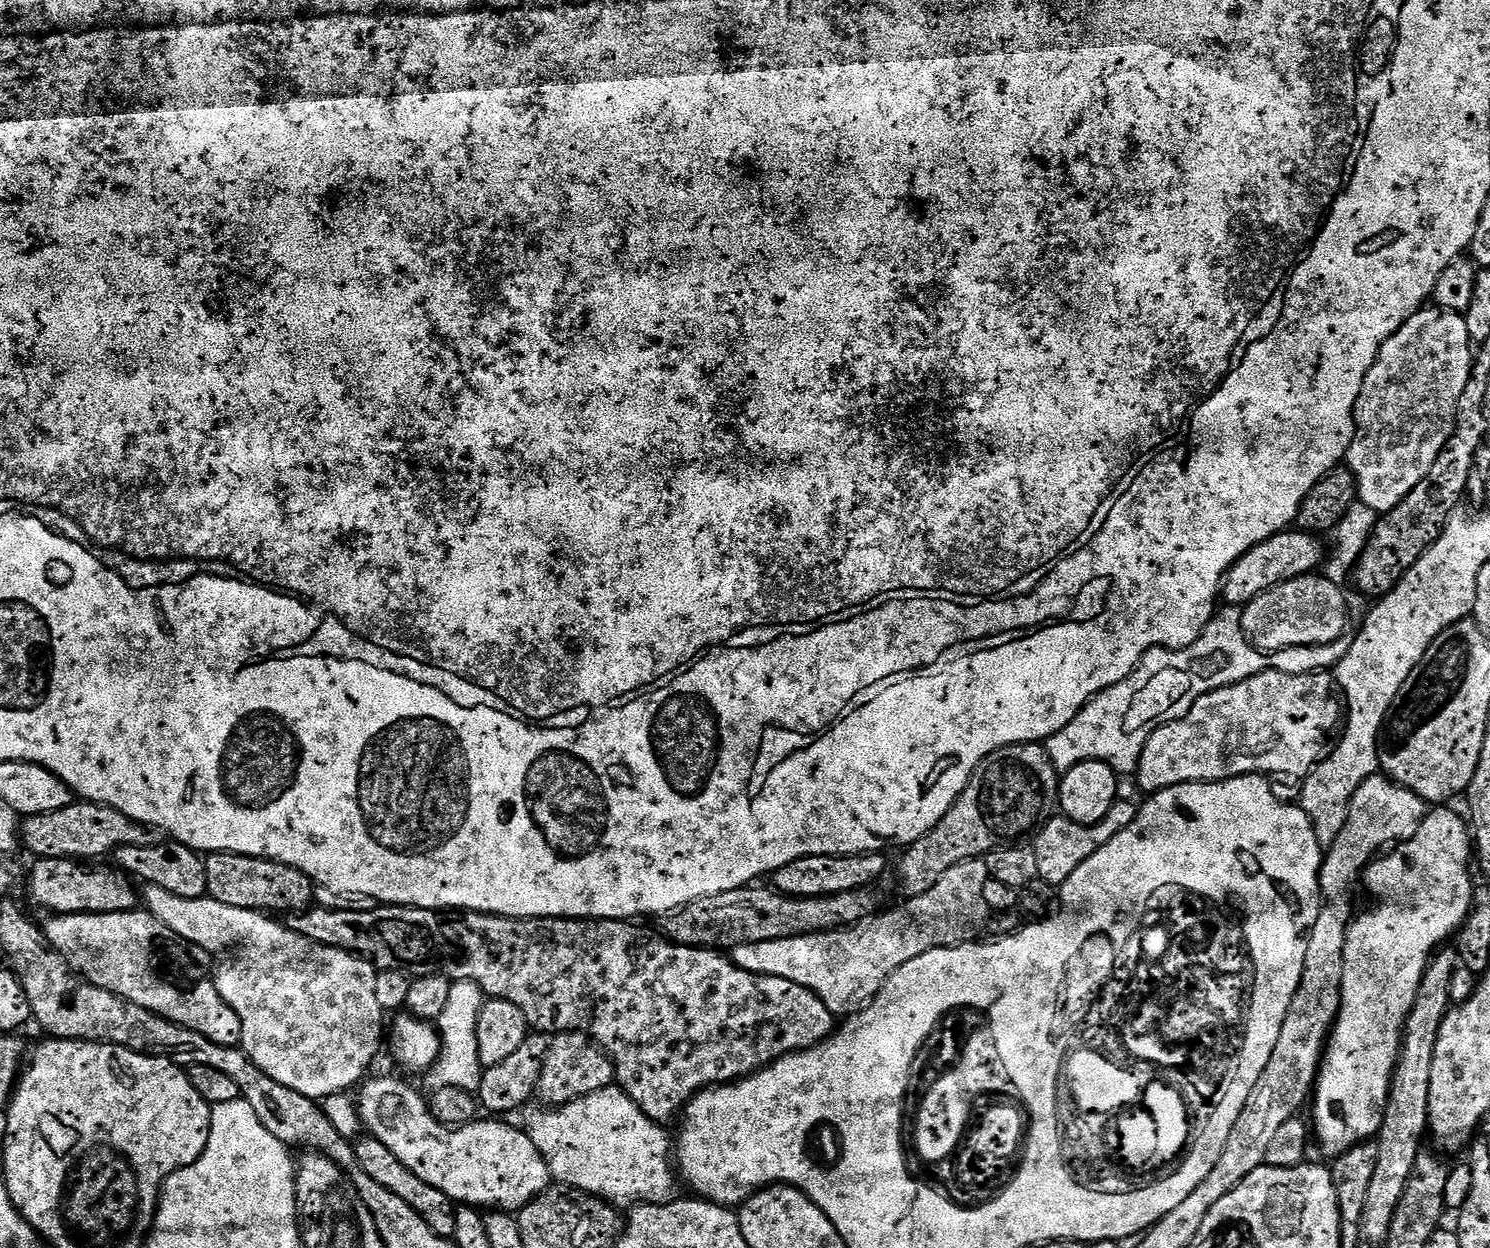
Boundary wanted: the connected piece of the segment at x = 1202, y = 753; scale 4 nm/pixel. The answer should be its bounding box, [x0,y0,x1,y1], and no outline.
[1134,670,1328,794]

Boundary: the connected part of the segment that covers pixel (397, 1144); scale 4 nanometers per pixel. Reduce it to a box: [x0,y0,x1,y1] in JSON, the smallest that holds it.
[358,1080,550,1214]

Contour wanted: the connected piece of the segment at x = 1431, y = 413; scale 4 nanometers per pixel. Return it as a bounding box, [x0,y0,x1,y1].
[1346,306,1474,514]

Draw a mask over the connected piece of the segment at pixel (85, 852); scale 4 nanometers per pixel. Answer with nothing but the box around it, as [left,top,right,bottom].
[18,802,166,862]

